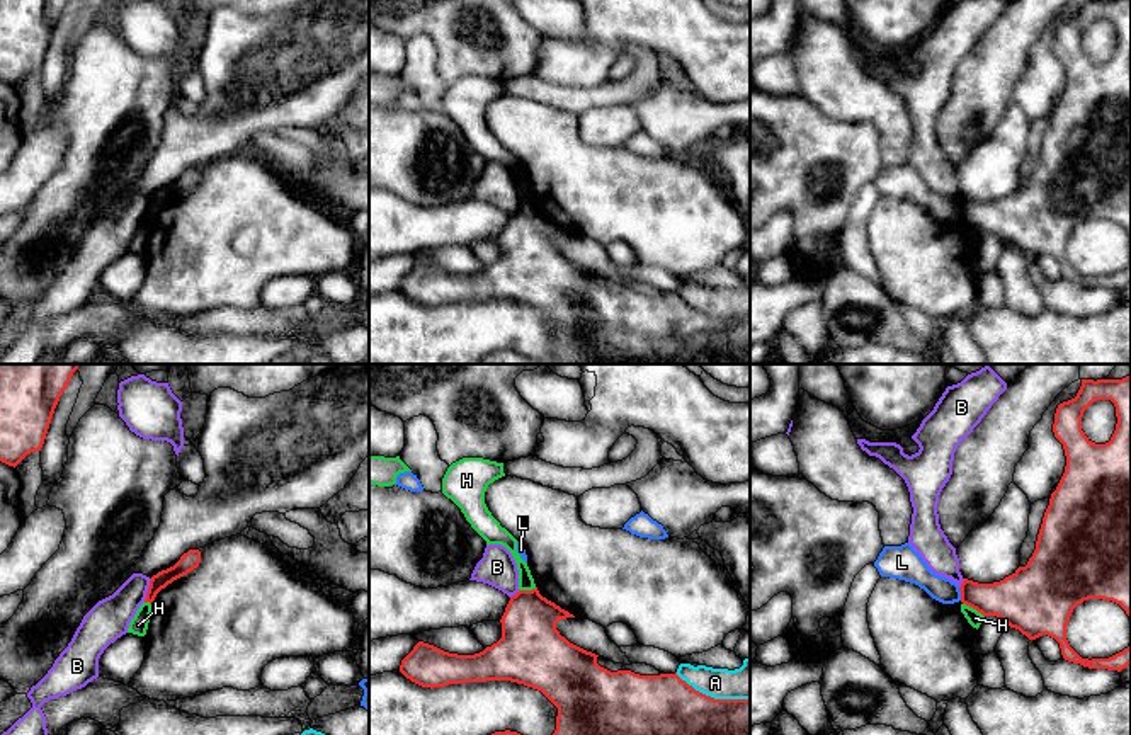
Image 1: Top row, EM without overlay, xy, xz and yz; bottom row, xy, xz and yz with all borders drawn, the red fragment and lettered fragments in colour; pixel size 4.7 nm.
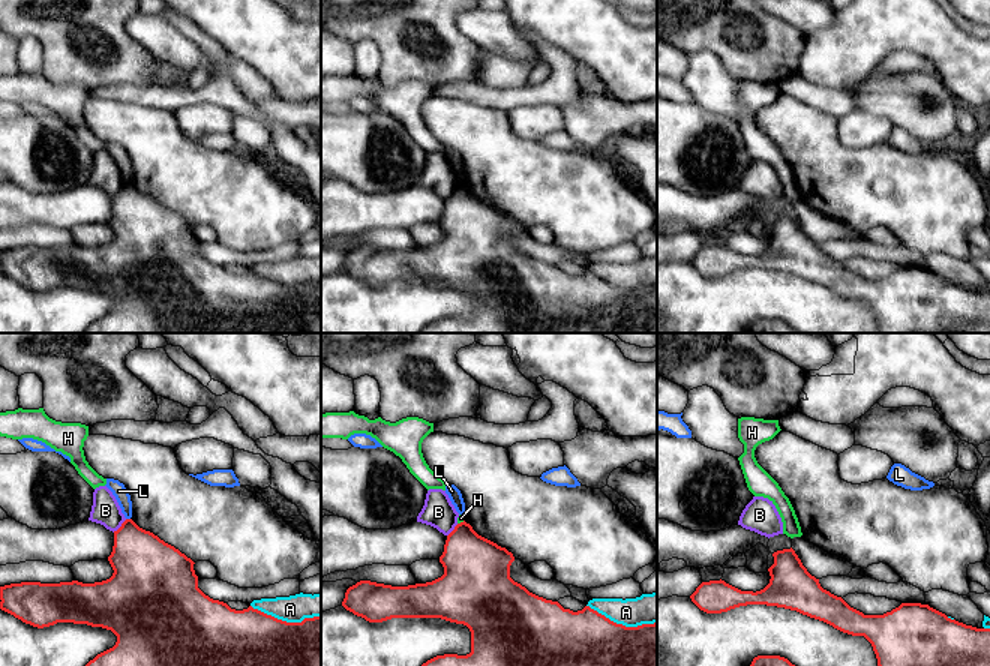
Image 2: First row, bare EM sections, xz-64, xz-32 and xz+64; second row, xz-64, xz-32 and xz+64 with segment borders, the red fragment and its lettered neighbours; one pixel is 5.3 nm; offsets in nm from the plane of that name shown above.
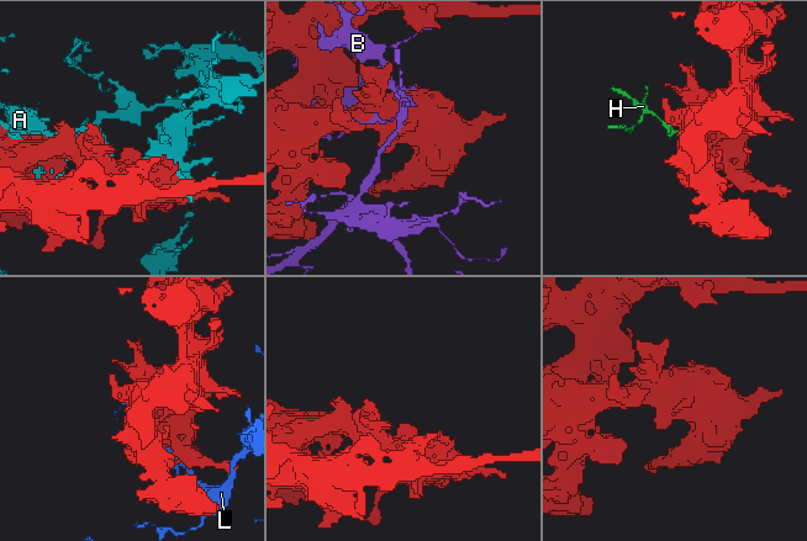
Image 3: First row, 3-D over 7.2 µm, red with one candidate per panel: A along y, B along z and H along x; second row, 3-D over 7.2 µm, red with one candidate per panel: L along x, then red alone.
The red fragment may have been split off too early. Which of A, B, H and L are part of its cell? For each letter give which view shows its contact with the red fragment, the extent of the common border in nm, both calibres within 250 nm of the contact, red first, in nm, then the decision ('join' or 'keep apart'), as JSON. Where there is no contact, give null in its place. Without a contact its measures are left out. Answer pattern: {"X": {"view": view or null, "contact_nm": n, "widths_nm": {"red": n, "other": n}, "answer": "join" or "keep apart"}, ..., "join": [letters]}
{"A": {"view": "xz", "contact_nm": 380, "widths_nm": {"red": 280, "other": 160}, "answer": "keep apart"}, "B": {"view": "xy", "contact_nm": 120, "widths_nm": {"red": 90, "other": 190}, "answer": "keep apart"}, "H": {"view": "yz", "contact_nm": 120, "widths_nm": {"red": 280, "other": 70}, "answer": "keep apart"}, "L": {"view": "yz", "contact_nm": 70, "widths_nm": {"red": 220, "other": 120}, "answer": "keep apart"}, "join": []}

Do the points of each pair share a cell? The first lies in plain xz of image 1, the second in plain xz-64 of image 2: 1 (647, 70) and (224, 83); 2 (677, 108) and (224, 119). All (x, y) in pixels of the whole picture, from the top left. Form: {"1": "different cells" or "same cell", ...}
{"1": "same cell", "2": "different cells"}

